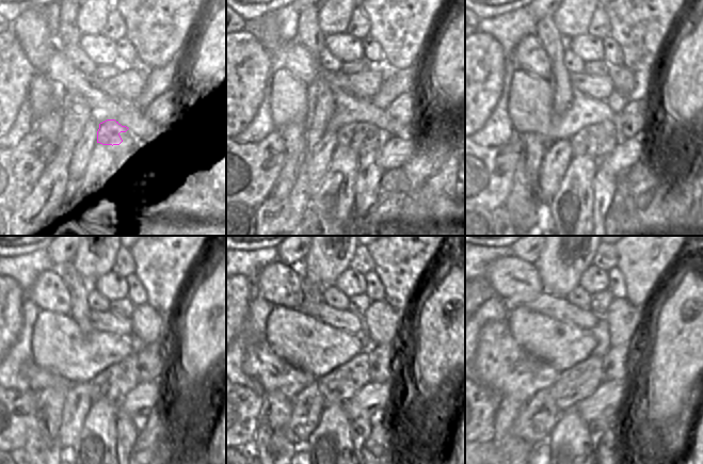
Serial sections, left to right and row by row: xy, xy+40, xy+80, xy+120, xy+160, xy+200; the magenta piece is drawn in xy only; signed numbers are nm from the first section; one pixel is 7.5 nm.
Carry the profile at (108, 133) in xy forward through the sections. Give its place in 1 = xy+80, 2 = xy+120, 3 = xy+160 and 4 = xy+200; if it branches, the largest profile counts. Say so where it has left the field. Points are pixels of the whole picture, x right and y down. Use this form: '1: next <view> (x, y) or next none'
1: next xy+80 (581, 143)
2: next xy+120 (106, 386)
3: next xy+160 (340, 393)
4: next xy+200 (578, 392)

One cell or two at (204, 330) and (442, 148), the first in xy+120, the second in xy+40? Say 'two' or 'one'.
two

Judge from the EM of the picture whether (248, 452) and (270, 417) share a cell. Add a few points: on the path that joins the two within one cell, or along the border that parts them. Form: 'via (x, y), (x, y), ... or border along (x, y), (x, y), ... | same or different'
border along (251, 444), (254, 452) | different

